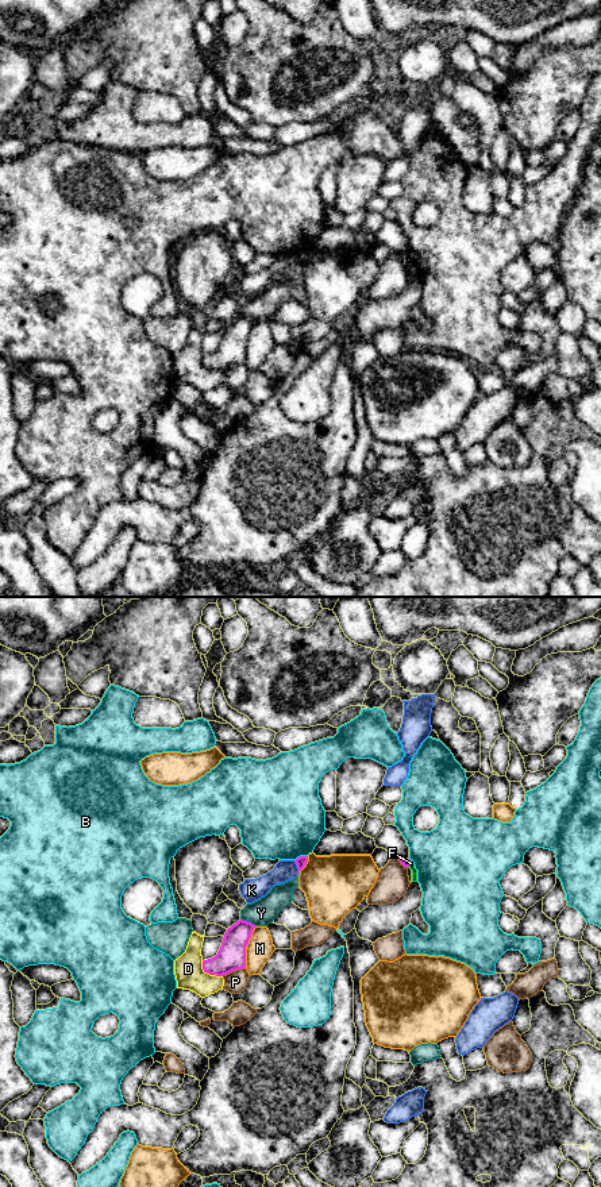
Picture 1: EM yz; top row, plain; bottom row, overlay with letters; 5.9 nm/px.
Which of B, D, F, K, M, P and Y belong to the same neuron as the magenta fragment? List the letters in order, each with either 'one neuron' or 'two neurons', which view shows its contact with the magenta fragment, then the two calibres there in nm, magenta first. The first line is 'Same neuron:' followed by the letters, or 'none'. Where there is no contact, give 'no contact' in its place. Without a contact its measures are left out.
Same neuron: none
B: two neurons; contact in yz; calibres 60 and 480 nm
D: two neurons; contact in yz; calibres 170 and 180 nm
F: two neurons; contact in yz; calibres 50 and 30 nm
K: two neurons; contact in yz; calibres 60 and 130 nm
M: two neurons; contact in yz; calibres 170 and 160 nm
P: two neurons; contact in yz; calibres 170 and 140 nm
Y: two neurons; contact in yz; calibres 170 and 160 nm

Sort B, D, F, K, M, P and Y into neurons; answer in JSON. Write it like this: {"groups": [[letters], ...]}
{"groups": [["B"], ["D"], ["F"], ["K"], ["M"], ["P"], ["Y"]]}

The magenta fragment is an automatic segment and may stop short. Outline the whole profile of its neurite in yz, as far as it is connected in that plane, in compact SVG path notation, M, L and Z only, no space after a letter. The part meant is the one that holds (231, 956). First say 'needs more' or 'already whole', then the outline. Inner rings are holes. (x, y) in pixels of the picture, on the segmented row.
already whole | M243 920L228 928L217 955L203 961L204 972L223 976L246 968L246 947L254 928L255 925Z

